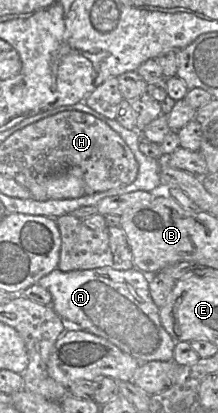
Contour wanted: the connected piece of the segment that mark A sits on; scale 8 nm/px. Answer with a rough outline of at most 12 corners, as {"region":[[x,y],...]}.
{"region":[[136,268],[38,281],[66,330],[138,362],[172,361],[150,277]]}

